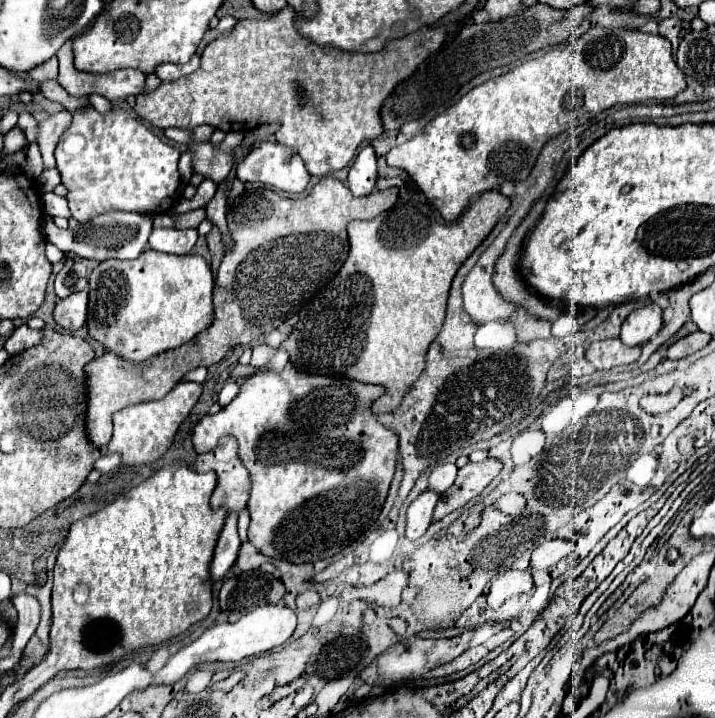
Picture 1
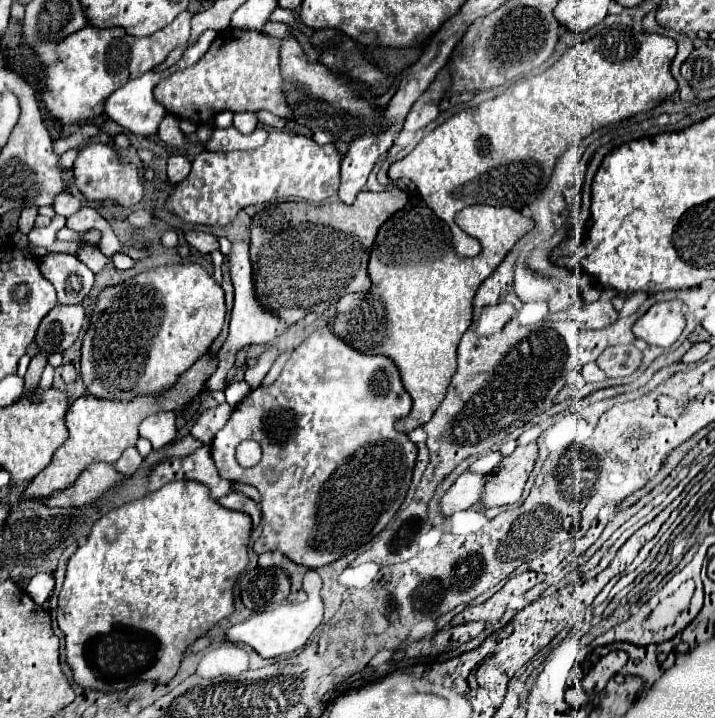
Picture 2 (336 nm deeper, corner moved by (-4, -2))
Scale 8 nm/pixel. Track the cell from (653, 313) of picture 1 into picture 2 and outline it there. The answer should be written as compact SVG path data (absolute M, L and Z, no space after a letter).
M681 300L653 304L633 326L635 338L645 340L649 346L669 348L683 332L685 316Z

